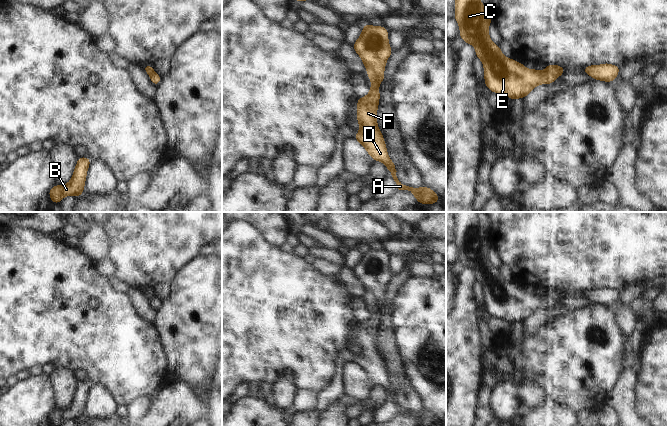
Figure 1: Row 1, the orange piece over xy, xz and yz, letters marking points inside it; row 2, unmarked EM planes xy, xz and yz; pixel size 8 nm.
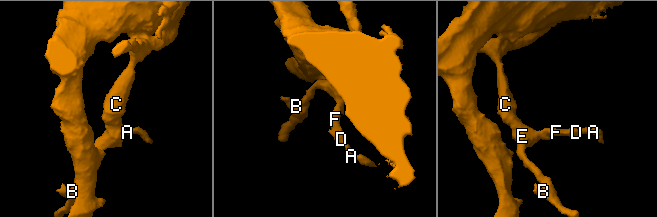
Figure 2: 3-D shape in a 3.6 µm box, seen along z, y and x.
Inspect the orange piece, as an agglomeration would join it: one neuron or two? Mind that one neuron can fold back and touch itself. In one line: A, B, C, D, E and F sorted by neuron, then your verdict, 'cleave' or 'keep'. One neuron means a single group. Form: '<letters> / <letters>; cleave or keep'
A D F / B C E; cleave

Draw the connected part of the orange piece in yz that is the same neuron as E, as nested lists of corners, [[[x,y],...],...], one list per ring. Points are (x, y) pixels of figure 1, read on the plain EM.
[[[455,212],[455,240],[460,251],[459,261],[475,270],[476,281],[484,290],[484,309],[490,316],[504,318],[512,325],[525,322],[540,308],[553,308],[556,300],[538,293],[530,294],[523,287],[506,282],[495,269],[488,252],[492,246],[490,233],[480,223],[477,212]]]

